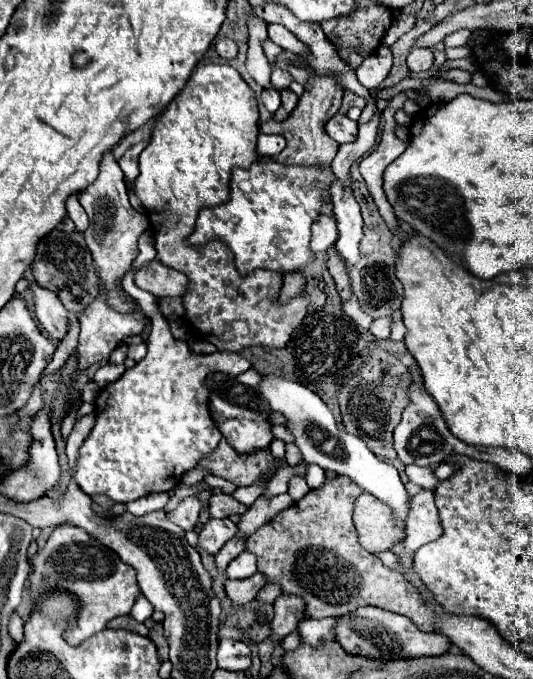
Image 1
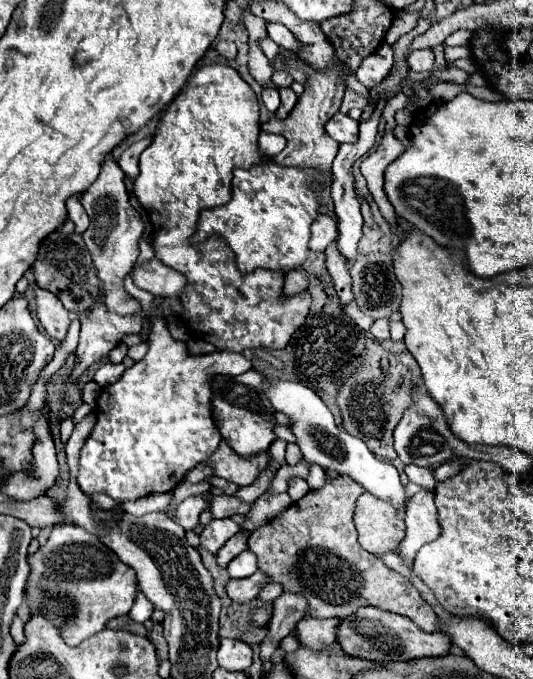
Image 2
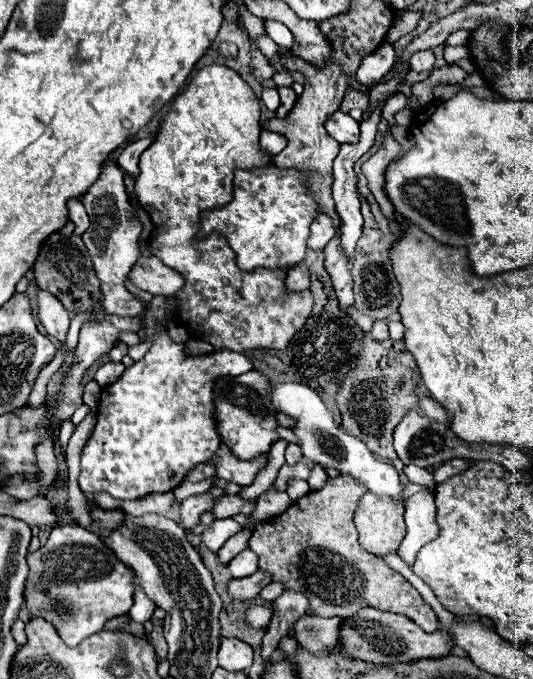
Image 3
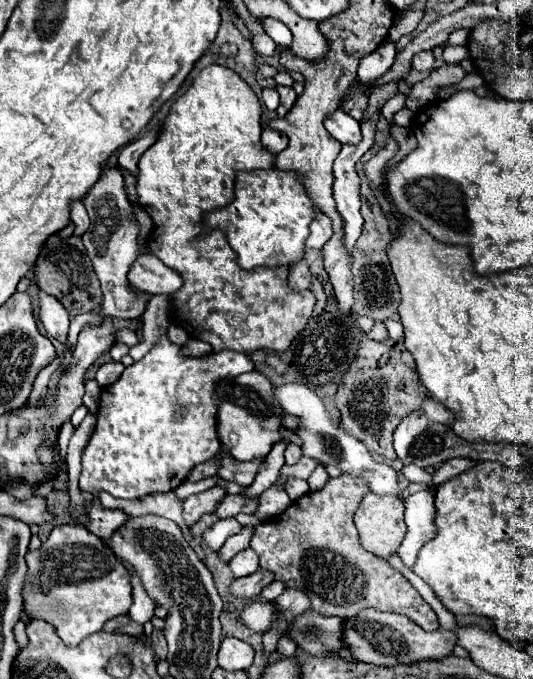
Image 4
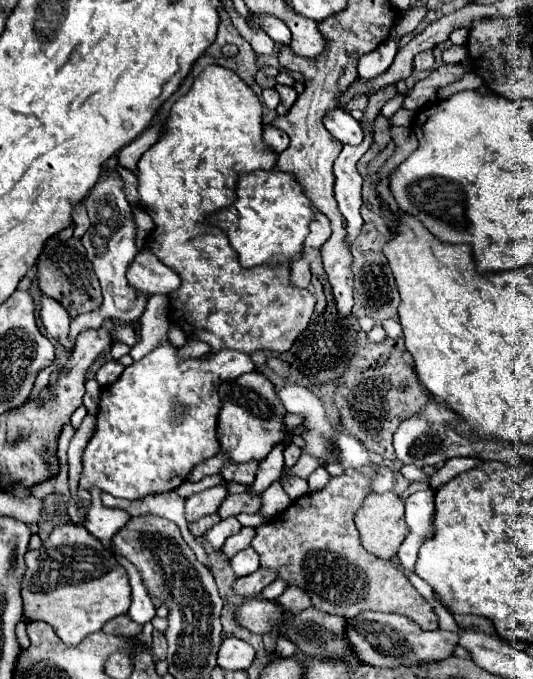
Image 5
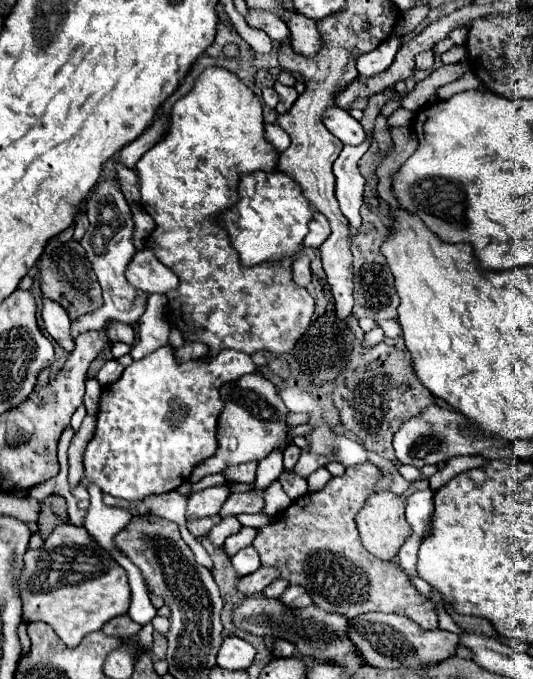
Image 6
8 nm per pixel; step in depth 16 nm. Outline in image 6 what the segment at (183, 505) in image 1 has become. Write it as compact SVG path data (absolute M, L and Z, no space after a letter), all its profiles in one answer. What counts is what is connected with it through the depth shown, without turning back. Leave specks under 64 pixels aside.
M224 484L222 486L212 486L212 488L206 488L202 492L192 494L188 498L188 504L186 504L186 518L194 520L194 518L218 514L220 504L224 504L228 494L230 494L230 490Z

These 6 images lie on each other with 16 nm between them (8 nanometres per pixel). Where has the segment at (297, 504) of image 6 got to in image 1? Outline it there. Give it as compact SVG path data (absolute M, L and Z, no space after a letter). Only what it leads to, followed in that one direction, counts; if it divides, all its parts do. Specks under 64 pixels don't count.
M344 476L328 478L322 488L308 492L300 500L300 504L294 504L278 512L276 518L272 518L268 524L256 530L246 540L246 552L252 552L256 556L258 572L264 574L268 584L278 584L282 588L282 594L294 594L306 600L306 614L310 618L342 616L360 606L378 606L388 612L408 616L422 632L432 632L434 630L432 614L420 602L416 588L406 584L406 580L396 570L386 568L374 554L366 552L358 544L356 530L352 524L352 510L354 510L354 500L360 494L362 494L362 488L358 488L350 478L344 478Z

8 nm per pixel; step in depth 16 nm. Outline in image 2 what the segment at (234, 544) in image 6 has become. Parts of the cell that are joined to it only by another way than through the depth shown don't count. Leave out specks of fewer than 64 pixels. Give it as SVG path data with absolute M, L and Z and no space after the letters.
M244 534L232 536L232 538L220 548L220 552L216 554L218 566L220 566L220 568L226 568L226 564L230 564L230 560L234 560L234 558L244 550L246 540L248 540L248 536L244 536Z

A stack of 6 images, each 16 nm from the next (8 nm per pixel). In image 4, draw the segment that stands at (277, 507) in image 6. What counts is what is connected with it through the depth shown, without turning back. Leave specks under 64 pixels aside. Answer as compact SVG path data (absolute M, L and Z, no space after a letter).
M270 486L260 498L258 498L258 508L254 512L254 516L258 516L262 522L280 516L288 506L292 504L292 500L288 498L288 494L276 486Z

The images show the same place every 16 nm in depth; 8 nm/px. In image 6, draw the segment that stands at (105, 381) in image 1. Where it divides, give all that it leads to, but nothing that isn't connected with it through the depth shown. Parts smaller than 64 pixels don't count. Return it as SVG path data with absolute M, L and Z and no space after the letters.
M116 360L106 362L96 375L96 379L102 387L113 384L120 378L124 371L124 367Z

